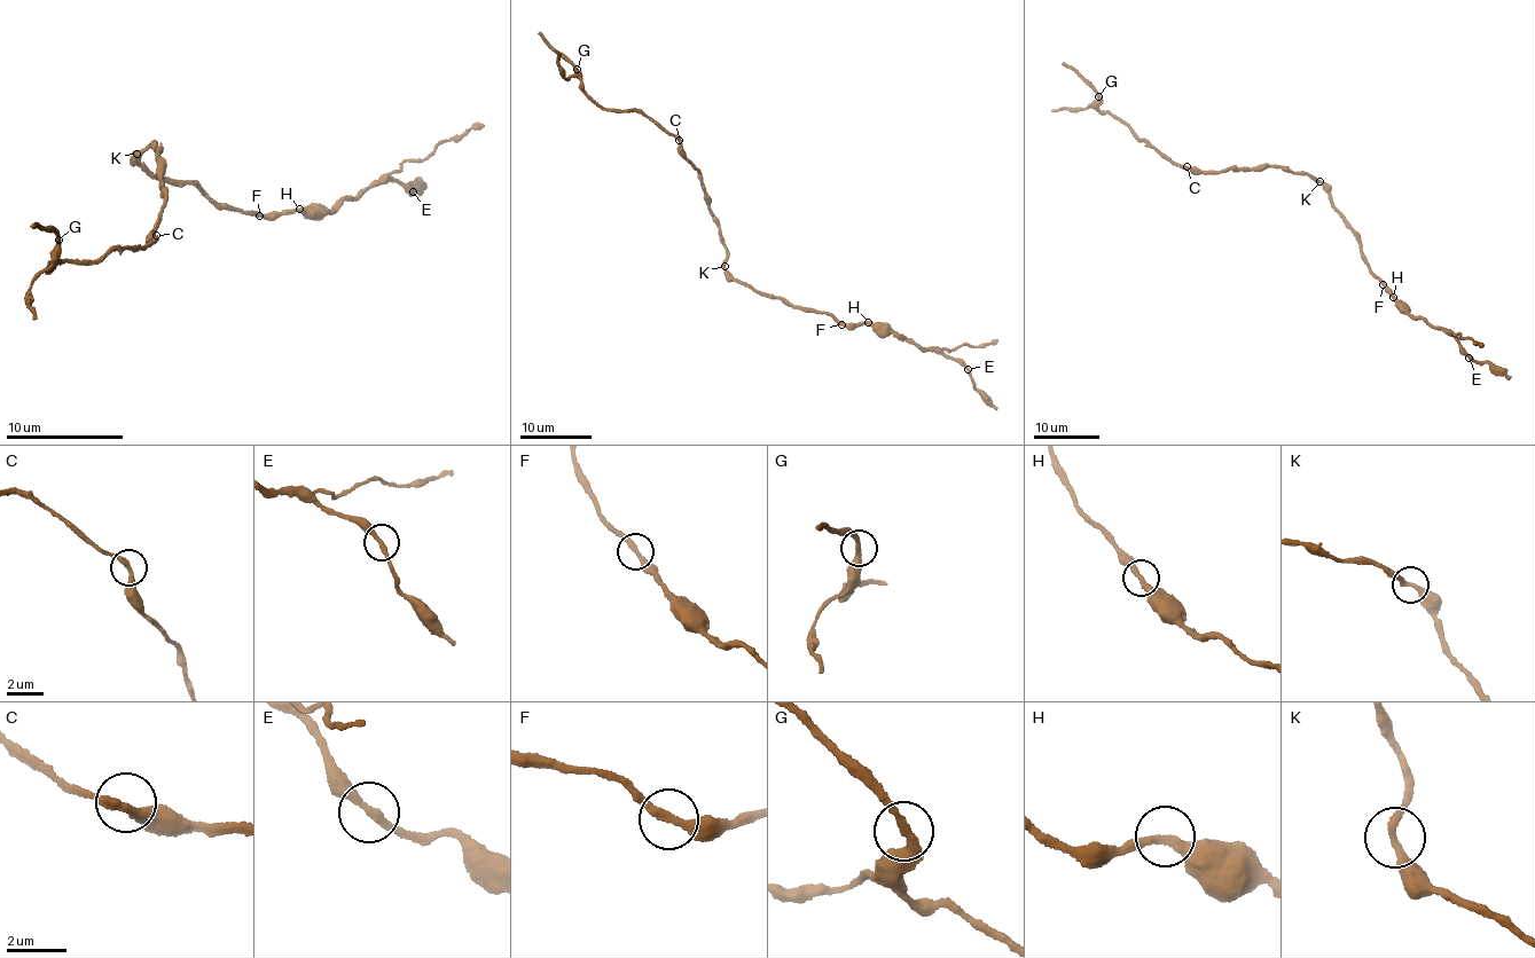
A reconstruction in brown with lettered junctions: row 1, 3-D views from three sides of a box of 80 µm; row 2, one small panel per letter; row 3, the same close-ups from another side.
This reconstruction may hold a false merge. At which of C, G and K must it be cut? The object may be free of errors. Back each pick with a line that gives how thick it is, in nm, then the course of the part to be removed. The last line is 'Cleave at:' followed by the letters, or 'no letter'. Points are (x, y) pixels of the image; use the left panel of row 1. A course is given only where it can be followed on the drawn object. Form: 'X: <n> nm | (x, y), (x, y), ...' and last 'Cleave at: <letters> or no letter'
Cleave at: no letter

